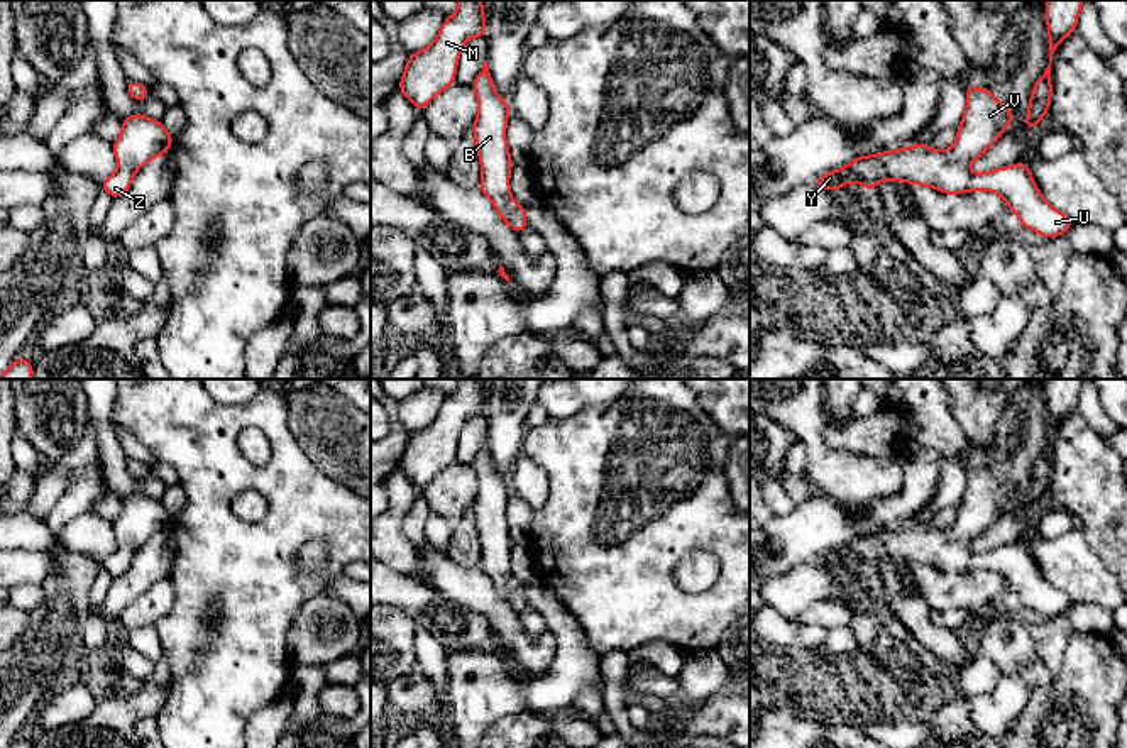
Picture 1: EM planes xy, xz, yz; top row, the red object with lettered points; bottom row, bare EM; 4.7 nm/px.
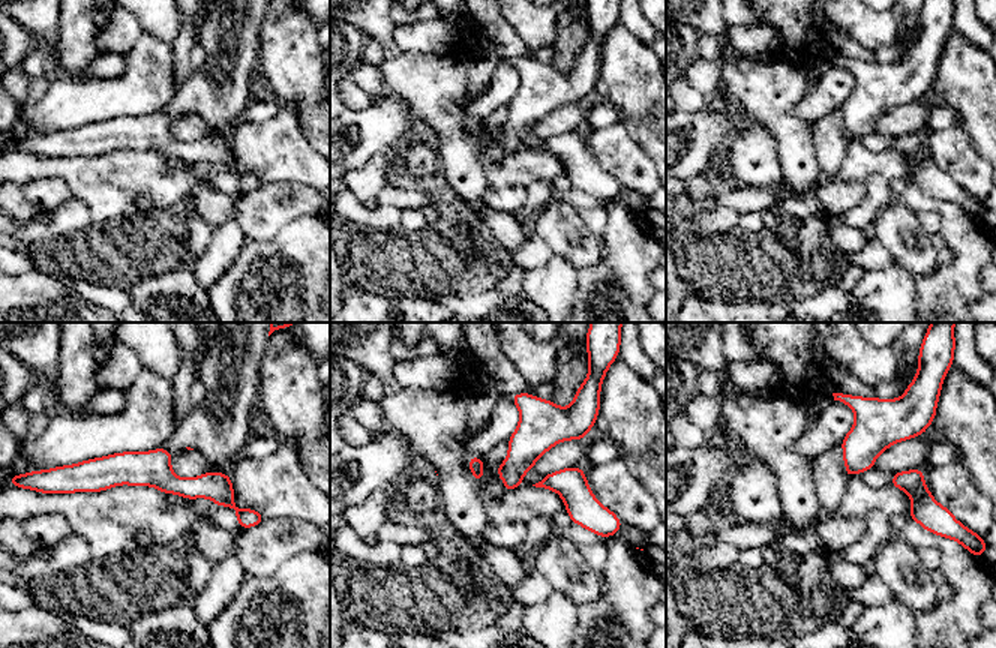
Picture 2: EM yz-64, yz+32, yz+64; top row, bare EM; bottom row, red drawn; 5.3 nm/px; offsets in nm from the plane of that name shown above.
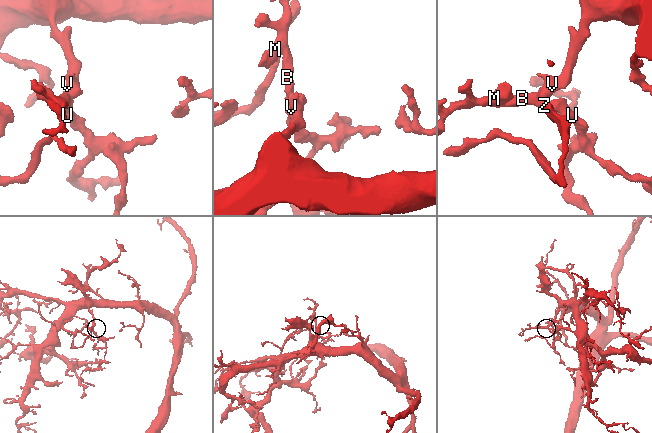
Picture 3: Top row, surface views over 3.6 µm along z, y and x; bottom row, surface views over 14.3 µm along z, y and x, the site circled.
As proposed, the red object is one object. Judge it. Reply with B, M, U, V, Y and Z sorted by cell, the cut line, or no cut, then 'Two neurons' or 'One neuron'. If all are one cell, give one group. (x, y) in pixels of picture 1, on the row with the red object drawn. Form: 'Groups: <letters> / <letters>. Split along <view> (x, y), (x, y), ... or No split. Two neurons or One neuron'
Groups: B M U V Y Z. No split. One neuron

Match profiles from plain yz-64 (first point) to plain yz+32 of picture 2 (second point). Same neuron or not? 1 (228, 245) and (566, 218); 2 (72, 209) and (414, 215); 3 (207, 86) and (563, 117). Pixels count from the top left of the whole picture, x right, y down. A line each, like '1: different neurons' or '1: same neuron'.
1: different neurons
2: same neuron
3: different neurons

